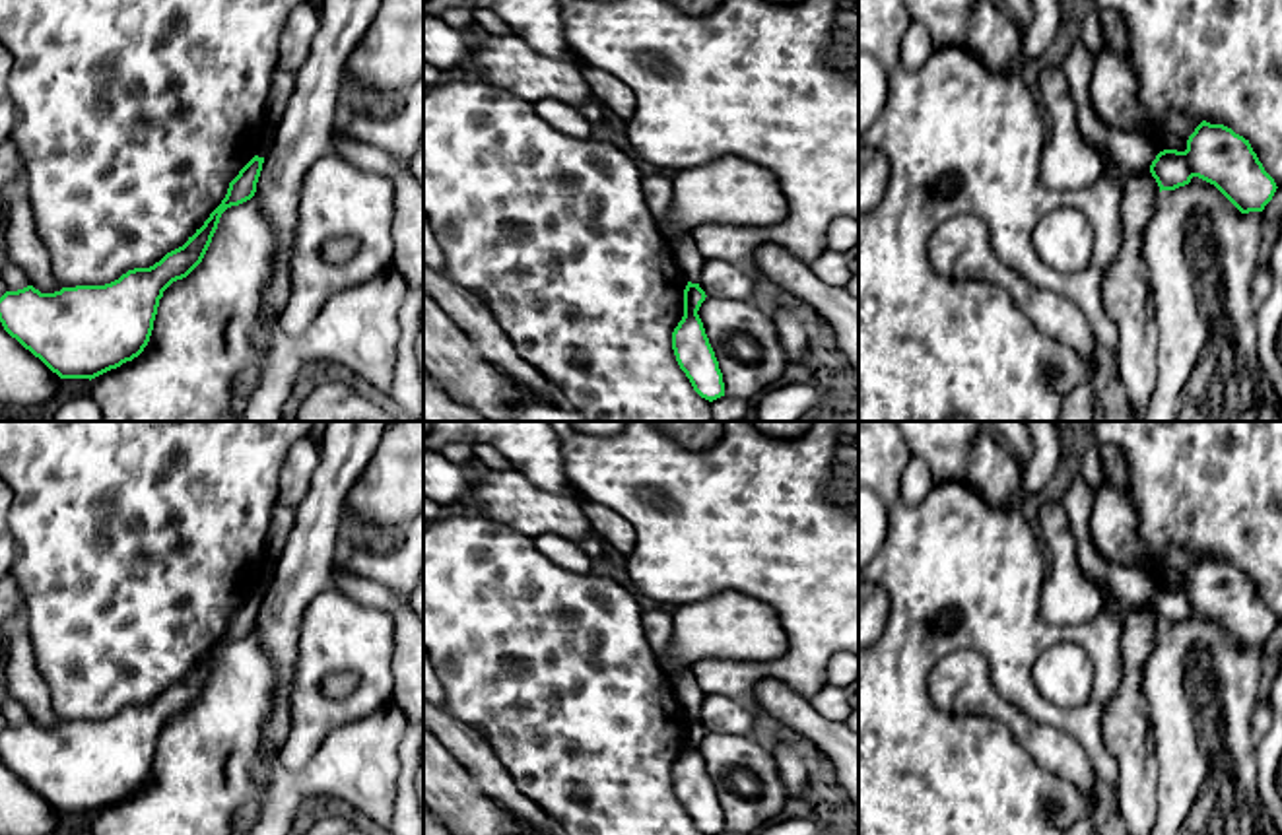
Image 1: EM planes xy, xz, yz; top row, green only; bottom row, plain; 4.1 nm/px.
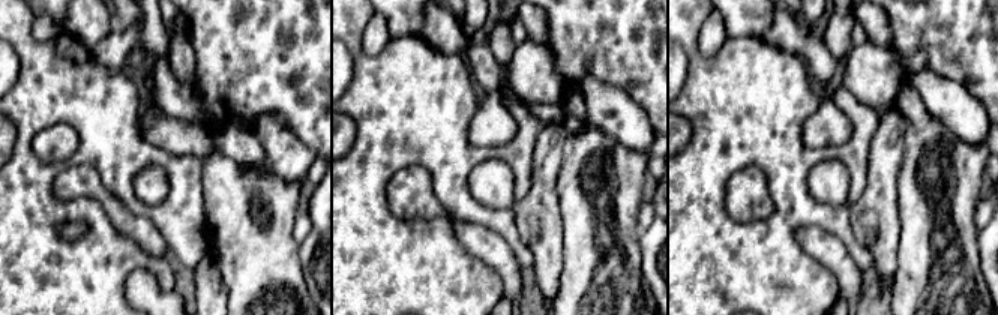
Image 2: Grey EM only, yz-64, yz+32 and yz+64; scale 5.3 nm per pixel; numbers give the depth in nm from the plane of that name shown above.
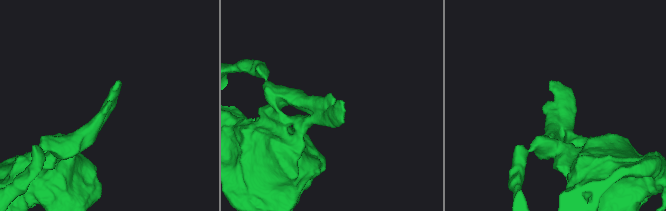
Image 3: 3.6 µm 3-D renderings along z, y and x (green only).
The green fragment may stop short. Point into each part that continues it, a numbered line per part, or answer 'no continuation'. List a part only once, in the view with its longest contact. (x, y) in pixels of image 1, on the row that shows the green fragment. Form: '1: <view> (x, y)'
no continuation

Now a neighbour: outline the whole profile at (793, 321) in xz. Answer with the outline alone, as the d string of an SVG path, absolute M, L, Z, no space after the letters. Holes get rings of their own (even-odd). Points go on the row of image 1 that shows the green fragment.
M781 303L769 311L769 317L779 330L789 363L806 363L814 311L808 305Z

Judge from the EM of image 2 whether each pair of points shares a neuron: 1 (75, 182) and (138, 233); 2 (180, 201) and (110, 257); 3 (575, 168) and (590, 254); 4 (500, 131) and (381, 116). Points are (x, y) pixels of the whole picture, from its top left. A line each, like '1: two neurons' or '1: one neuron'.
1: one neuron
2: one neuron
3: one neuron
4: two neurons

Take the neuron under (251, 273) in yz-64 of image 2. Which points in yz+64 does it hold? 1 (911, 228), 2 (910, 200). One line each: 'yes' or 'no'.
1: yes
2: yes

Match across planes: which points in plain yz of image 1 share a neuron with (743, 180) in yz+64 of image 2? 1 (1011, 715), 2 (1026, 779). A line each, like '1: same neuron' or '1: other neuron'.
1: same neuron
2: other neuron

